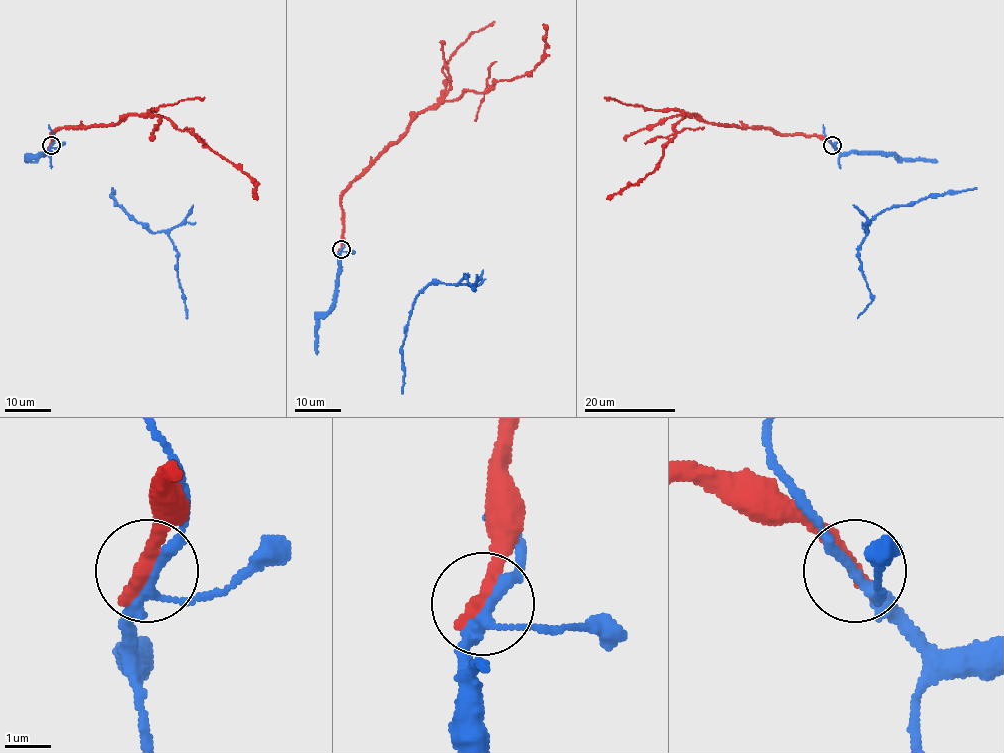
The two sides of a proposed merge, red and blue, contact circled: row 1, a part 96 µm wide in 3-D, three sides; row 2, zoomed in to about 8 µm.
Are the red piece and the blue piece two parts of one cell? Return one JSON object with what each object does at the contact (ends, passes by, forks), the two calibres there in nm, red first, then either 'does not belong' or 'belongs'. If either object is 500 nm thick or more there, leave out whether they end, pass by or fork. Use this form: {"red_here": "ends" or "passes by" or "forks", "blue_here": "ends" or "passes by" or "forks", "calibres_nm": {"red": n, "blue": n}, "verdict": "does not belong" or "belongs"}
{"red_here": "ends", "blue_here": "forks", "calibres_nm": {"red": 420, "blue": 200}, "verdict": "belongs"}

